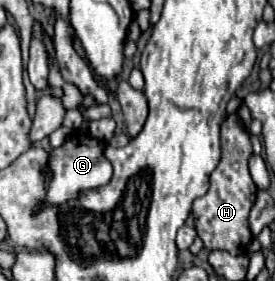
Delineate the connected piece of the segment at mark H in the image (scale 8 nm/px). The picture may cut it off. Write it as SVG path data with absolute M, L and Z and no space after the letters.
M235 114L221 124L221 160L211 174L211 186L205 196L193 202L195 228L207 250L225 250L229 254L247 254L253 234L249 230L249 212L257 198L257 188L249 176L249 156L253 154L249 134L241 128Z

